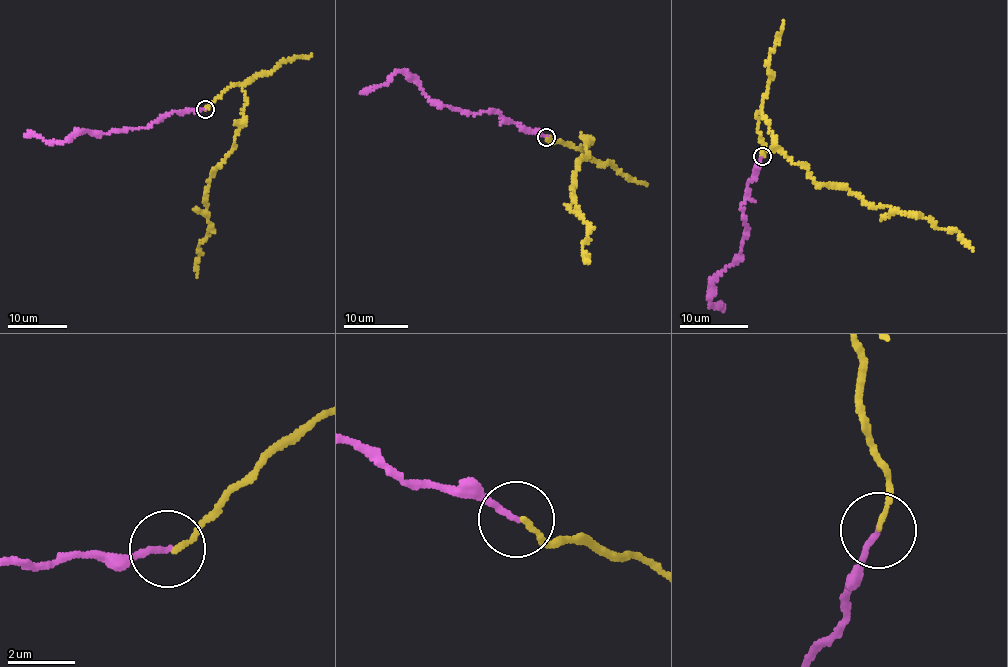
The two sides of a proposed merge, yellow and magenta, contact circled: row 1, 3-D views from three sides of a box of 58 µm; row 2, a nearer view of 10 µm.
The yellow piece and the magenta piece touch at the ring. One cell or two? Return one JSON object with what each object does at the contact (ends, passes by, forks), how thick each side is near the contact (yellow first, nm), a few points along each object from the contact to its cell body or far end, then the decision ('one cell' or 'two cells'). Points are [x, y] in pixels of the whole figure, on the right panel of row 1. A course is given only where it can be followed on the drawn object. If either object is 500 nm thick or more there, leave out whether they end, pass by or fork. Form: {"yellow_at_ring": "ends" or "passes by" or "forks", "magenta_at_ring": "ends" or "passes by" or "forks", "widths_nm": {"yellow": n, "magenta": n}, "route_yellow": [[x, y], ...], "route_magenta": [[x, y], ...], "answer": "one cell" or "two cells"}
{"yellow_at_ring": "ends", "magenta_at_ring": "ends", "widths_nm": {"yellow": 120, "magenta": 170}, "route_yellow": [[762, 156], [762, 109], [775, 143], [818, 184], [930, 219], [936, 228], [956, 231], [972, 250]], "route_magenta": [[762, 156], [741, 208], [745, 233], [736, 261], [714, 279], [710, 306], [720, 304], [724, 308]], "answer": "one cell"}

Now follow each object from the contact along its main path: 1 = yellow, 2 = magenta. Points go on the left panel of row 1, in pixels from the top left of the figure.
1: (205, 108), (241, 87), (247, 103), (233, 151), (204, 200), (211, 227), (196, 276)
2: (205, 108), (171, 111), (144, 129), (113, 130), (106, 134), (86, 129), (62, 143), (23, 133)

